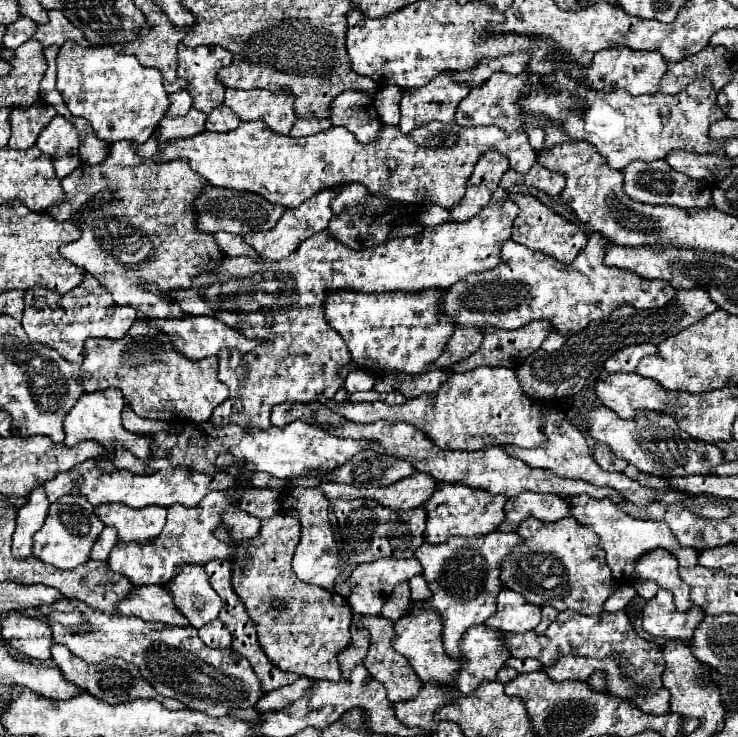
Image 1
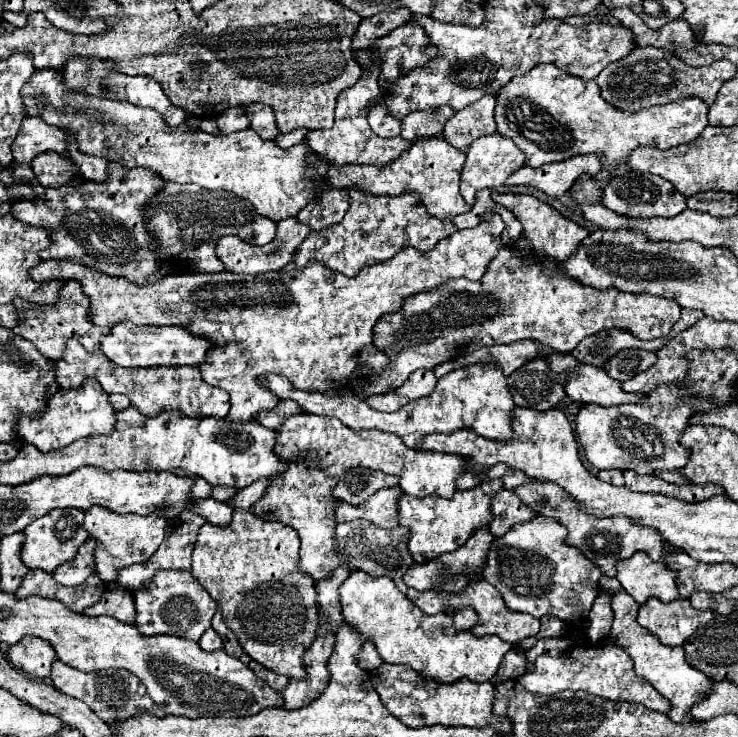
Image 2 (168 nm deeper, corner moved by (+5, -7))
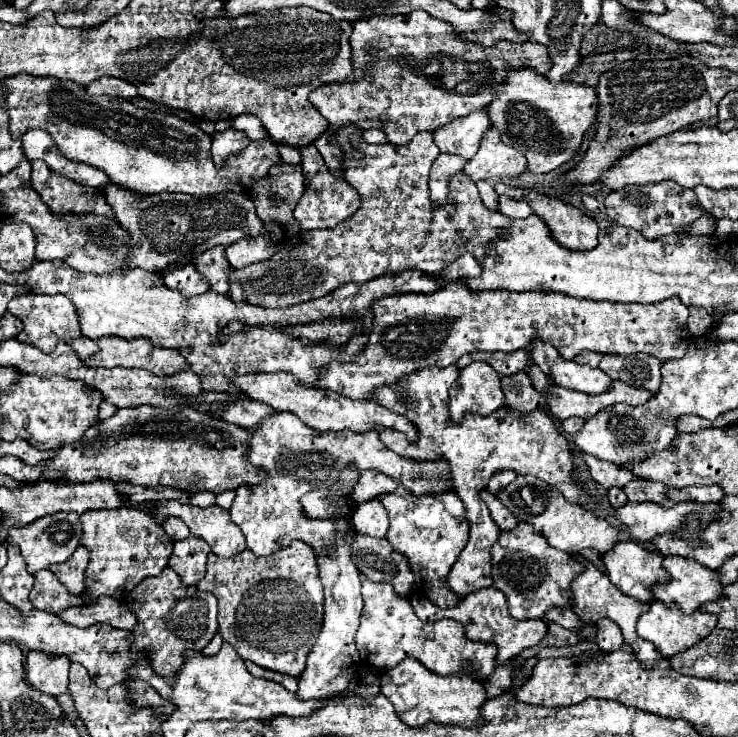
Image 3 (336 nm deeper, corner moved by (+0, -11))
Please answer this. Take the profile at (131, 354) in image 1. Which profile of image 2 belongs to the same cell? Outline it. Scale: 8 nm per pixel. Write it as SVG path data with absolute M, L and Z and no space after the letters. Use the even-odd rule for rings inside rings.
M69 339L67 349L57 367L57 383L63 389L79 387L85 379L93 377L101 383L107 393L123 393L131 399L131 405L137 407L143 415L157 417L165 411L179 411L187 417L225 417L229 413L229 395L221 387L213 387L201 379L199 367L137 367L125 369L117 367L111 359L105 359L101 353L87 353L77 339Z

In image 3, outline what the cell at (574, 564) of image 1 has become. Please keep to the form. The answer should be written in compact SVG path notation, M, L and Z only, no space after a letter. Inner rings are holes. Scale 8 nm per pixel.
M518 523L514 531L502 531L492 547L494 587L506 595L510 615L516 619L542 619L550 607L570 607L570 583L582 571L568 553L558 551L536 535L530 523Z

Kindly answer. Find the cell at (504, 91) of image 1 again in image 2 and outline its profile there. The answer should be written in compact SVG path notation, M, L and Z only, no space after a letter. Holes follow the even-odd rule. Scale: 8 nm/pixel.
M483 95L479 101L457 111L445 123L443 131L445 141L461 151L467 151L475 139L497 133L495 105L497 105L495 95Z

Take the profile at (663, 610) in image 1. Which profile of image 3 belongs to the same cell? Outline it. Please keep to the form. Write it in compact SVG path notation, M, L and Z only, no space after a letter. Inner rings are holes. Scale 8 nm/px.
M654 601L650 611L644 613L638 619L638 635L650 643L656 645L658 653L662 653L662 657L672 657L676 653L682 653L686 649L690 649L694 643L698 643L700 639L704 639L706 635L710 635L710 631L716 627L716 617L710 613L702 613L702 611L694 611L692 615L684 615L678 607L664 607L664 603Z

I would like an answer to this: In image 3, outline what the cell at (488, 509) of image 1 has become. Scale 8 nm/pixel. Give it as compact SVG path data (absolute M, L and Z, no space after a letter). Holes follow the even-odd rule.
M398 485L392 493L376 495L376 499L386 507L390 517L390 531L386 539L390 541L394 551L408 557L416 581L414 591L418 595L428 597L436 607L456 607L462 599L454 595L450 589L444 589L444 581L468 539L468 519L464 503L452 491L438 493L438 497L416 497L402 485Z

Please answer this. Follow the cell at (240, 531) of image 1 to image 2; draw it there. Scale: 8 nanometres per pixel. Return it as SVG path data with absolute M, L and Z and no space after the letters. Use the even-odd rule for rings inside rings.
M199 499L195 501L193 505L203 505L203 515L209 523L213 525L219 525L219 527L225 527L229 525L231 521L231 515L233 515L233 509L227 505L227 503L221 503L221 501L215 501L215 499Z

